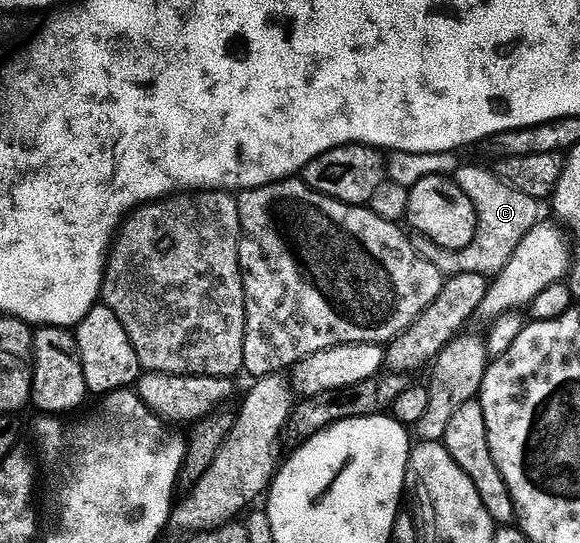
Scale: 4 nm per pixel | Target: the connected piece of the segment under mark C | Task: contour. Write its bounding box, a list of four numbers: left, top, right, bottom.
[429,168,541,278]

